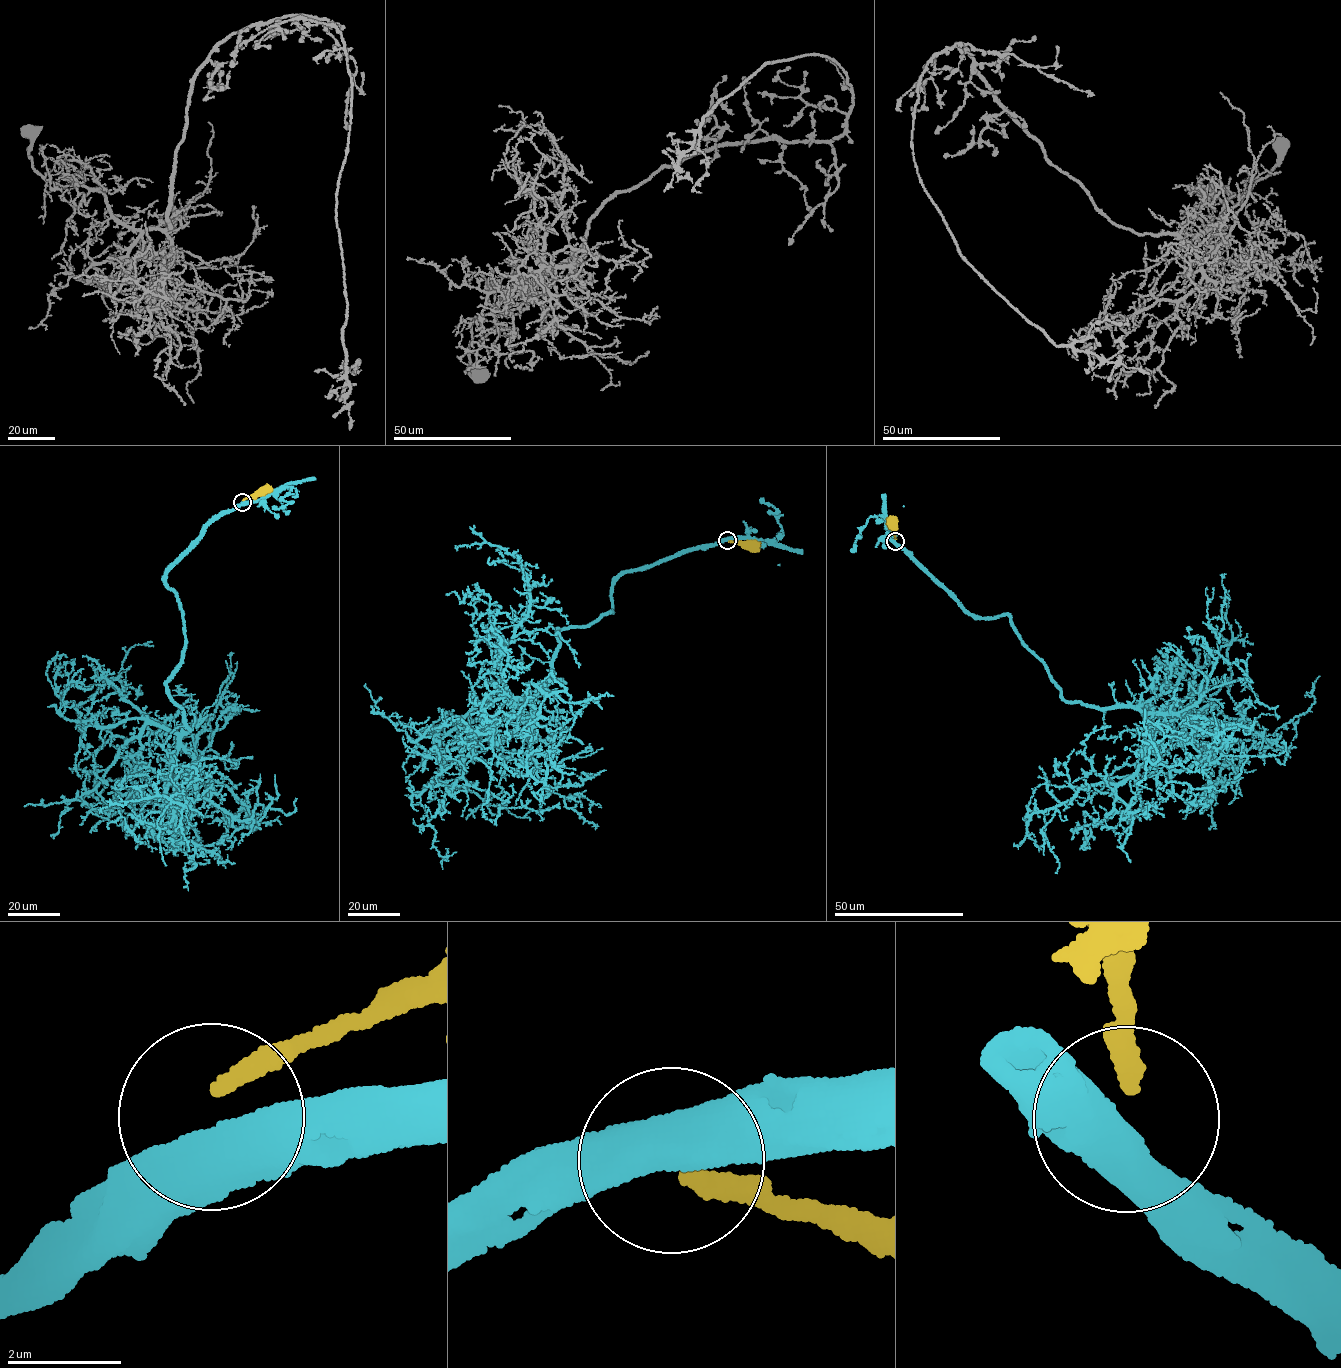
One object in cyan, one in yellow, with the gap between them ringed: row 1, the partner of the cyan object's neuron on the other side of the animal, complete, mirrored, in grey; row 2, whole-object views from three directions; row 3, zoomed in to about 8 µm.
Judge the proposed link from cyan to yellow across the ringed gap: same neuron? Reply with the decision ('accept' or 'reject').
reject

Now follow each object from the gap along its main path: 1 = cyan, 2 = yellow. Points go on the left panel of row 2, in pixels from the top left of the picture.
1: (242, 503), (165, 580), (187, 643), (167, 693), (190, 730), (140, 717), (81, 729), (74, 707), (152, 645)
2: (242, 500), (265, 490)

